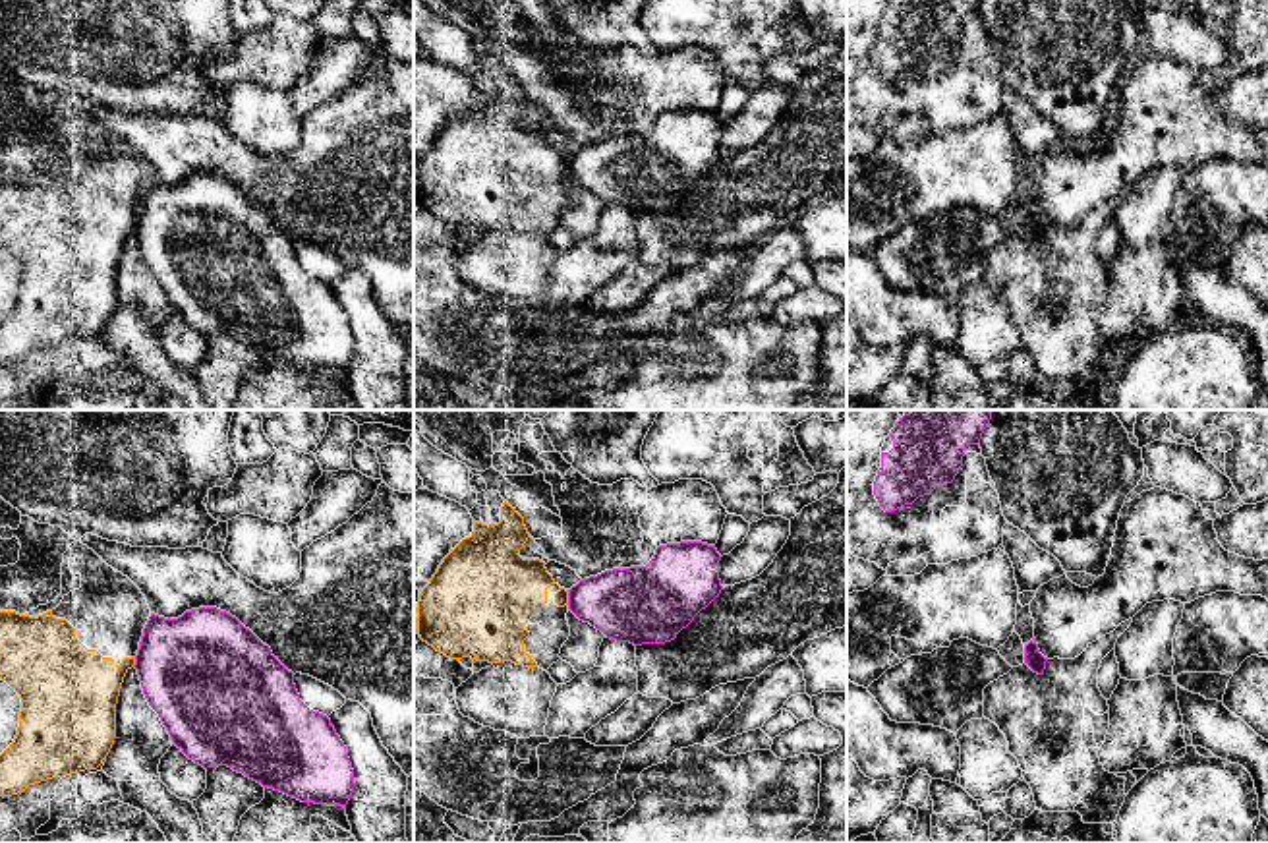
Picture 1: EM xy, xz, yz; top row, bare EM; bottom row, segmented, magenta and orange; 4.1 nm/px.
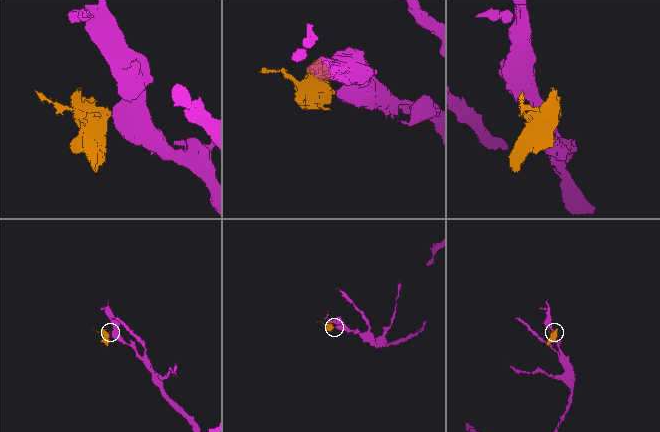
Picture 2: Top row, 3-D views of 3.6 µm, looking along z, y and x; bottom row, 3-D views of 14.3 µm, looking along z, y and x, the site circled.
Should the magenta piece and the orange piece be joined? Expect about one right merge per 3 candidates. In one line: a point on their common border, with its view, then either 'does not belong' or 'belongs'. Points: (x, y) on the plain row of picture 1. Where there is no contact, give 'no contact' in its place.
meets magenta in xy at (136, 229); does not belong

